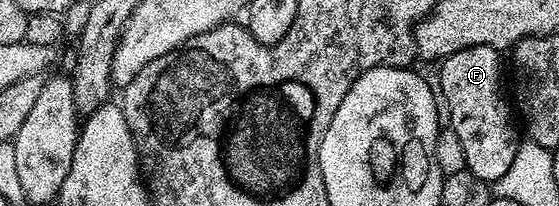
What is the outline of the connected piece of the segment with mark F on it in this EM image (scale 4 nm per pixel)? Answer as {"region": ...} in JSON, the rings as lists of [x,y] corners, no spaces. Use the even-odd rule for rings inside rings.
{"region":[[[487,45],[468,47],[445,58],[438,73],[442,84],[440,97],[445,112],[446,109],[450,112],[448,125],[462,148],[465,168],[470,169],[476,179],[487,183],[501,182],[504,171],[512,167],[520,144],[520,129],[514,126],[516,117],[511,102],[502,98],[502,61],[498,57],[501,57],[499,50]]]}

